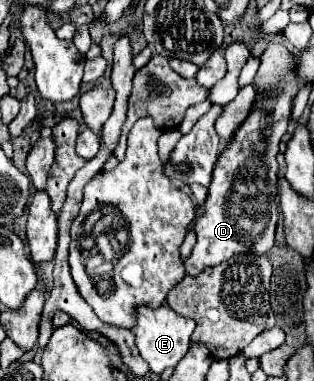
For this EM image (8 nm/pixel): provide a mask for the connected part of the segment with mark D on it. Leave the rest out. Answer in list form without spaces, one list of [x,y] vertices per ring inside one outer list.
[[[270,43],[266,51],[260,57],[260,69],[256,73],[256,87],[262,91],[262,103],[258,103],[258,109],[250,113],[250,119],[242,123],[238,135],[234,135],[234,143],[226,147],[226,151],[218,157],[218,163],[212,173],[212,181],[208,185],[208,197],[202,205],[202,215],[194,223],[196,231],[196,245],[192,249],[190,259],[186,261],[186,269],[190,275],[198,275],[198,265],[202,267],[214,267],[222,261],[232,259],[234,255],[252,251],[256,255],[266,255],[274,245],[274,231],[278,221],[278,207],[276,207],[276,177],[278,177],[278,143],[282,135],[286,133],[288,121],[290,121],[290,109],[292,99],[298,93],[298,87],[294,87],[294,77],[290,75],[290,51],[282,43]]]

